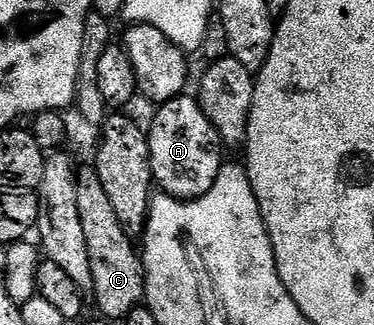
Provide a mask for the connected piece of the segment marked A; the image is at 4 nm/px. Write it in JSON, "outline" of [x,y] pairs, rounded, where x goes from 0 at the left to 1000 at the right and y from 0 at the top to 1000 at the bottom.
{"outline":[[[487,292],[428,314],[417,326],[409,388],[393,397],[417,578],[439,603],[473,618],[519,618],[553,600],[553,588],[575,575],[575,551],[586,551],[591,511],[607,495],[586,403],[575,403],[564,366],[553,366],[535,308],[505,295]]]}

